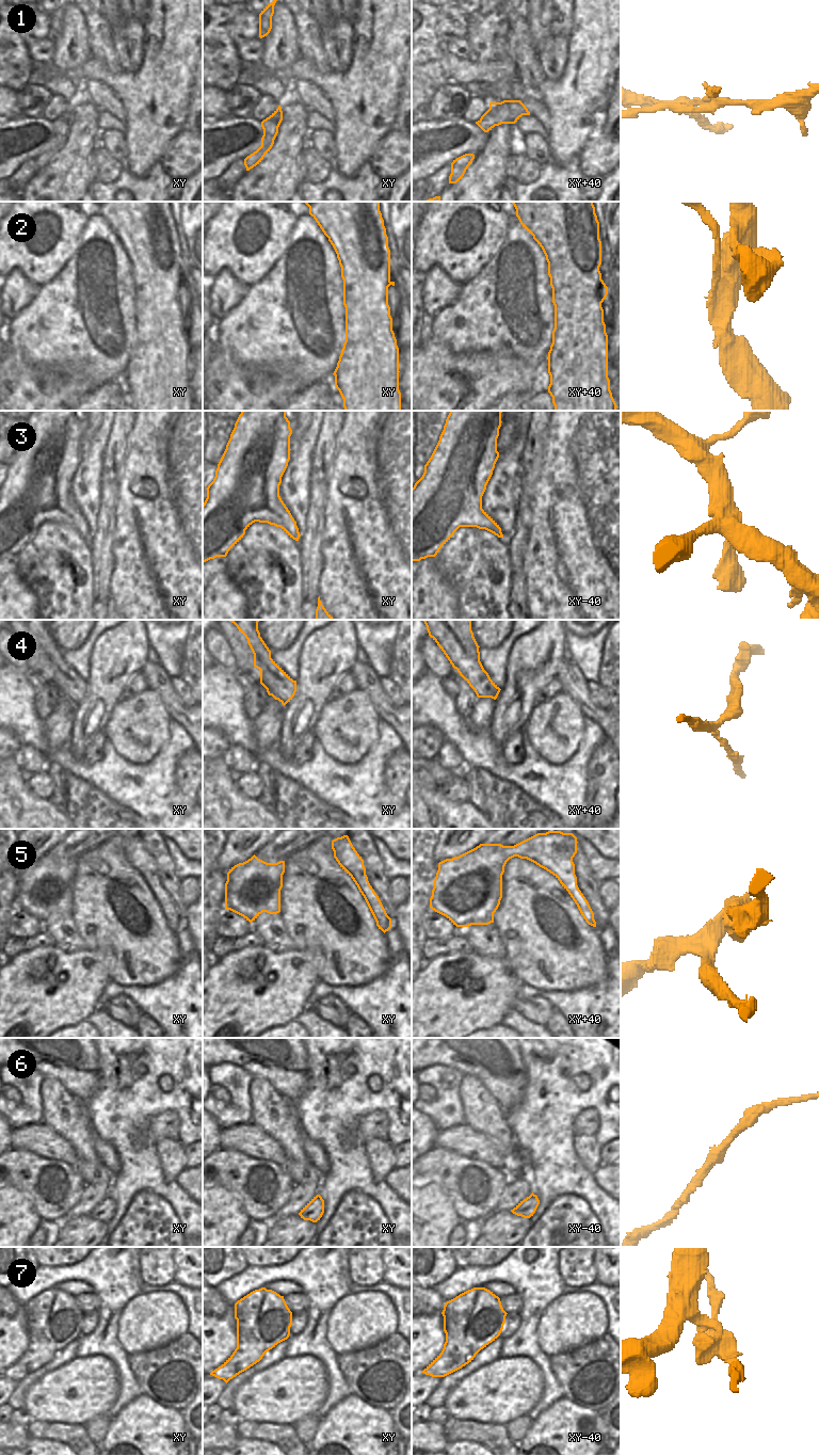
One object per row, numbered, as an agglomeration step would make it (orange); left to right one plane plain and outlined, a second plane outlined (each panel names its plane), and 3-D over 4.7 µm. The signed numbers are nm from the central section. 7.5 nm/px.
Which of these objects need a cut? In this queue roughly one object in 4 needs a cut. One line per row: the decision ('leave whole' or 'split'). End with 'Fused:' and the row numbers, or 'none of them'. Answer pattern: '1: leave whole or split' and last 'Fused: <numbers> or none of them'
1: split
2: split
3: leave whole
4: split
5: leave whole
6: leave whole
7: split
Fused: 1, 2, 4, 7

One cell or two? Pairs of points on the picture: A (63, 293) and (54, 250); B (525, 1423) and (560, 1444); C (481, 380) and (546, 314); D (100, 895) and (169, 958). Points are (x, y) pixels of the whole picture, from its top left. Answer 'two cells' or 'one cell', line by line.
A: two cells
B: two cells
C: two cells
D: one cell

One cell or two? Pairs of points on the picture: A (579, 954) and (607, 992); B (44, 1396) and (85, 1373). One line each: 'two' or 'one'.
A: two
B: one

